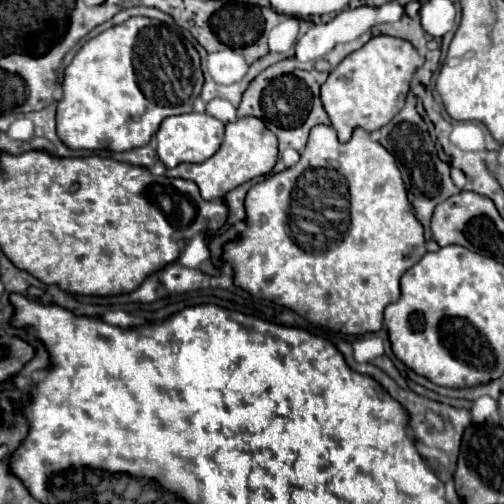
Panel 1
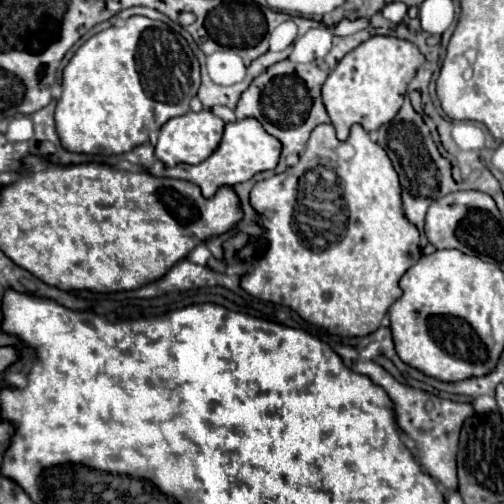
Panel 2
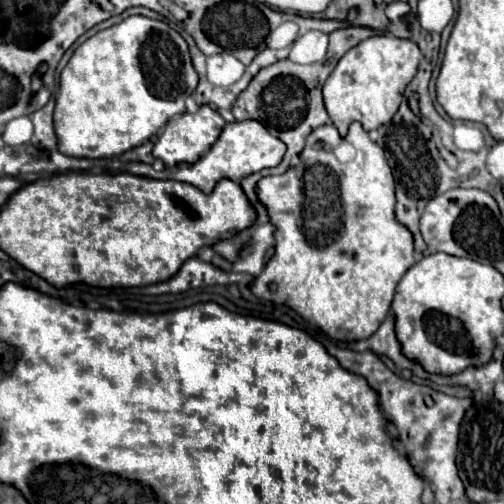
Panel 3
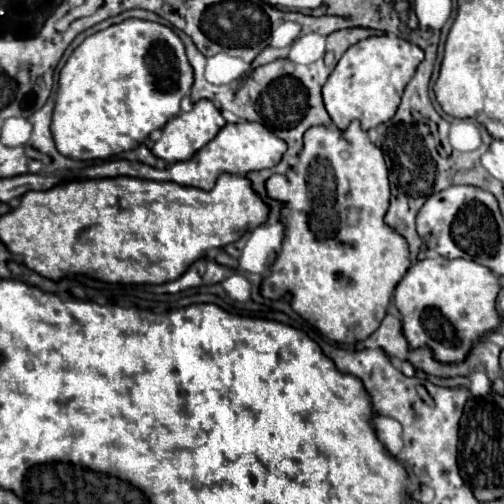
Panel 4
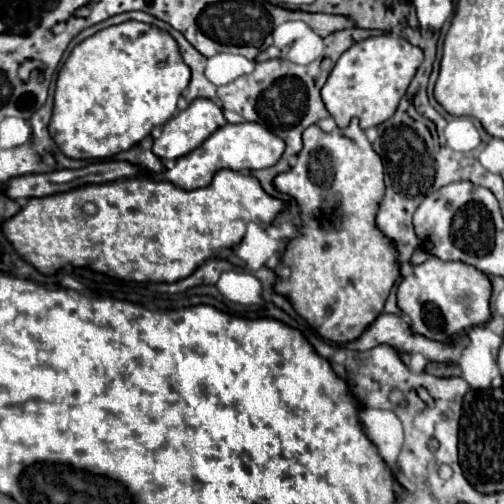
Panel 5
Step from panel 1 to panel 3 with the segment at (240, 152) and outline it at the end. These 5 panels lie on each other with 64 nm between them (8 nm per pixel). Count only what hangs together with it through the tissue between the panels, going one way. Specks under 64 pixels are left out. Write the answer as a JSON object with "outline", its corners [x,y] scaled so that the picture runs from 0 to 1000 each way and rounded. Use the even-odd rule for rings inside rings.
{"outline":[[[512,238],[460,242],[460,246],[444,250],[444,258],[440,258],[437,274],[429,278],[429,286],[389,325],[353,325],[345,333],[329,333],[325,353],[373,361],[373,365],[397,373],[405,385],[417,385],[421,373],[444,353],[452,353],[460,361],[476,361],[476,357],[484,357],[488,349],[496,349],[504,341],[552,329],[563,302],[567,302],[563,282],[556,274],[540,270]]]}

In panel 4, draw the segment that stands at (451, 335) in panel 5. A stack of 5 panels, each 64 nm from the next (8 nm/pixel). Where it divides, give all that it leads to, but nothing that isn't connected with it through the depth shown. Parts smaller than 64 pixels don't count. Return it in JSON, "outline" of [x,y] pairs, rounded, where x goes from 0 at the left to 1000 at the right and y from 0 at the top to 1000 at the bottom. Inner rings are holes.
{"outline":[[[841,512],[821,520],[790,560],[782,603],[798,623],[798,663],[817,694],[849,687],[877,722],[921,718],[940,687],[980,659],[996,631],[984,615],[992,548],[972,532],[921,512]]]}

